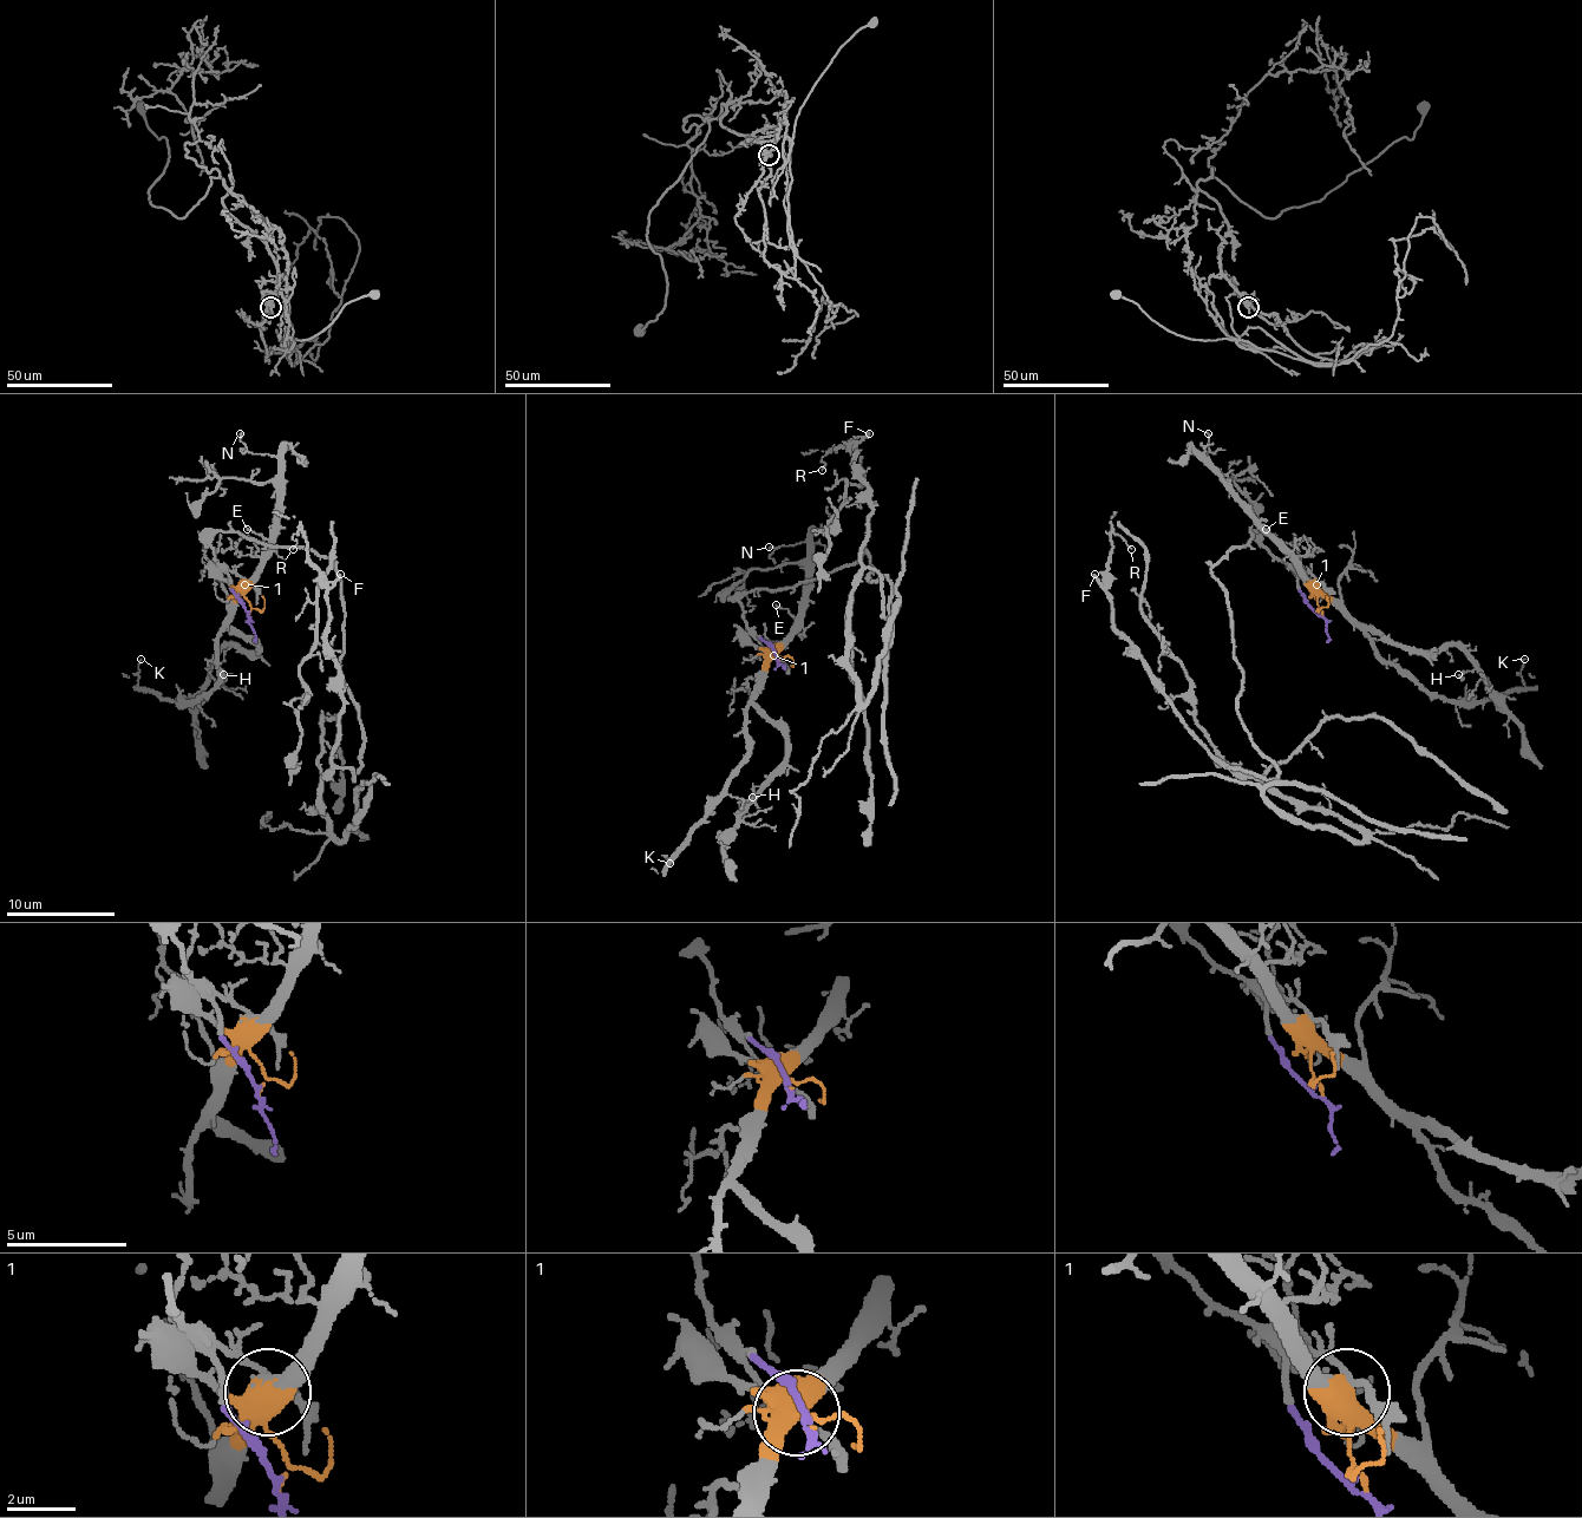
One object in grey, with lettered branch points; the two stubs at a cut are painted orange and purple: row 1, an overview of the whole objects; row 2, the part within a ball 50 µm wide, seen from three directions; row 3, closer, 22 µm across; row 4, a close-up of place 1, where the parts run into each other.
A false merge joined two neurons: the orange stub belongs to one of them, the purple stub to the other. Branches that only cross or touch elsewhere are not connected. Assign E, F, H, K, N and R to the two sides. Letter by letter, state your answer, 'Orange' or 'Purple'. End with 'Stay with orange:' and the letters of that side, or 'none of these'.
E: Orange
F: Purple
H: Orange
K: Orange
N: Orange
R: Purple
Stay with orange: E, H, K, N

